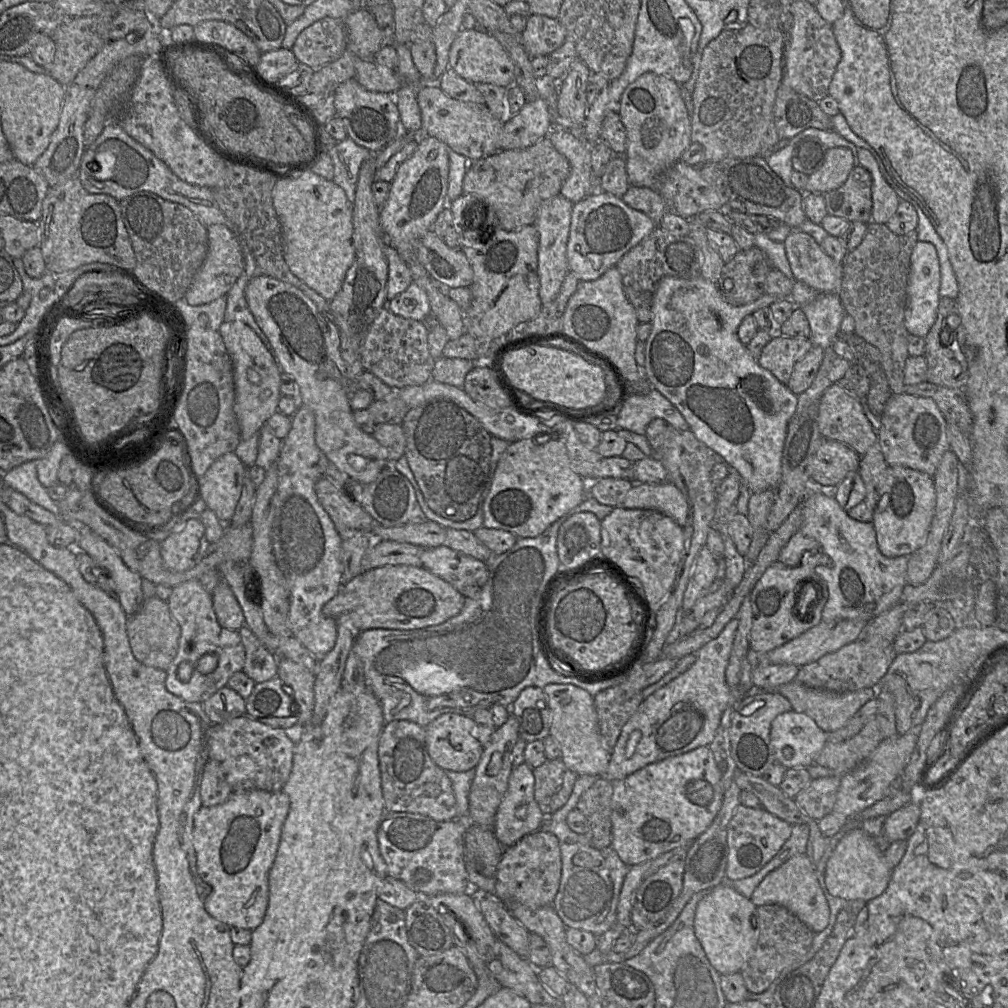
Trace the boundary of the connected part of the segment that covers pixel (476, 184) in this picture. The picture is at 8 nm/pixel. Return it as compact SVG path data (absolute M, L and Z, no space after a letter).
M549 137L527 148L501 150L468 163L471 166L463 179L463 192L492 207L506 231L533 224L542 202L559 195L570 174L569 161L555 149Z

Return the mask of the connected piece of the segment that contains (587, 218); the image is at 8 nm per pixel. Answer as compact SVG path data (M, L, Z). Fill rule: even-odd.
M596 191L574 203L571 215L567 260L569 271L579 281L593 281L616 266L622 256L647 237L657 225L644 213L628 206L622 198Z

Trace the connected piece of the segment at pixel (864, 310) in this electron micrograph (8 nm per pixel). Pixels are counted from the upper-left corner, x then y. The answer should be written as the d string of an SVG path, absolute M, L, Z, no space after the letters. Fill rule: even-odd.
M869 222L862 242L848 252L842 262L843 278L838 293L847 314L855 322L854 333L880 351L880 362L892 394L904 393L904 367L908 352L909 332L904 324L907 285L911 255L918 233L897 235L886 224Z

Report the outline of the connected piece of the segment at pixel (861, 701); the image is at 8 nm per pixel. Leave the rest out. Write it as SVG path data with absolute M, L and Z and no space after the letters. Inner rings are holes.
M795 680L781 685L777 689L762 690L782 694L790 701L792 710L807 714L826 733L842 728L864 704L877 697L876 688L863 688L852 692L835 693L823 689L811 688Z

